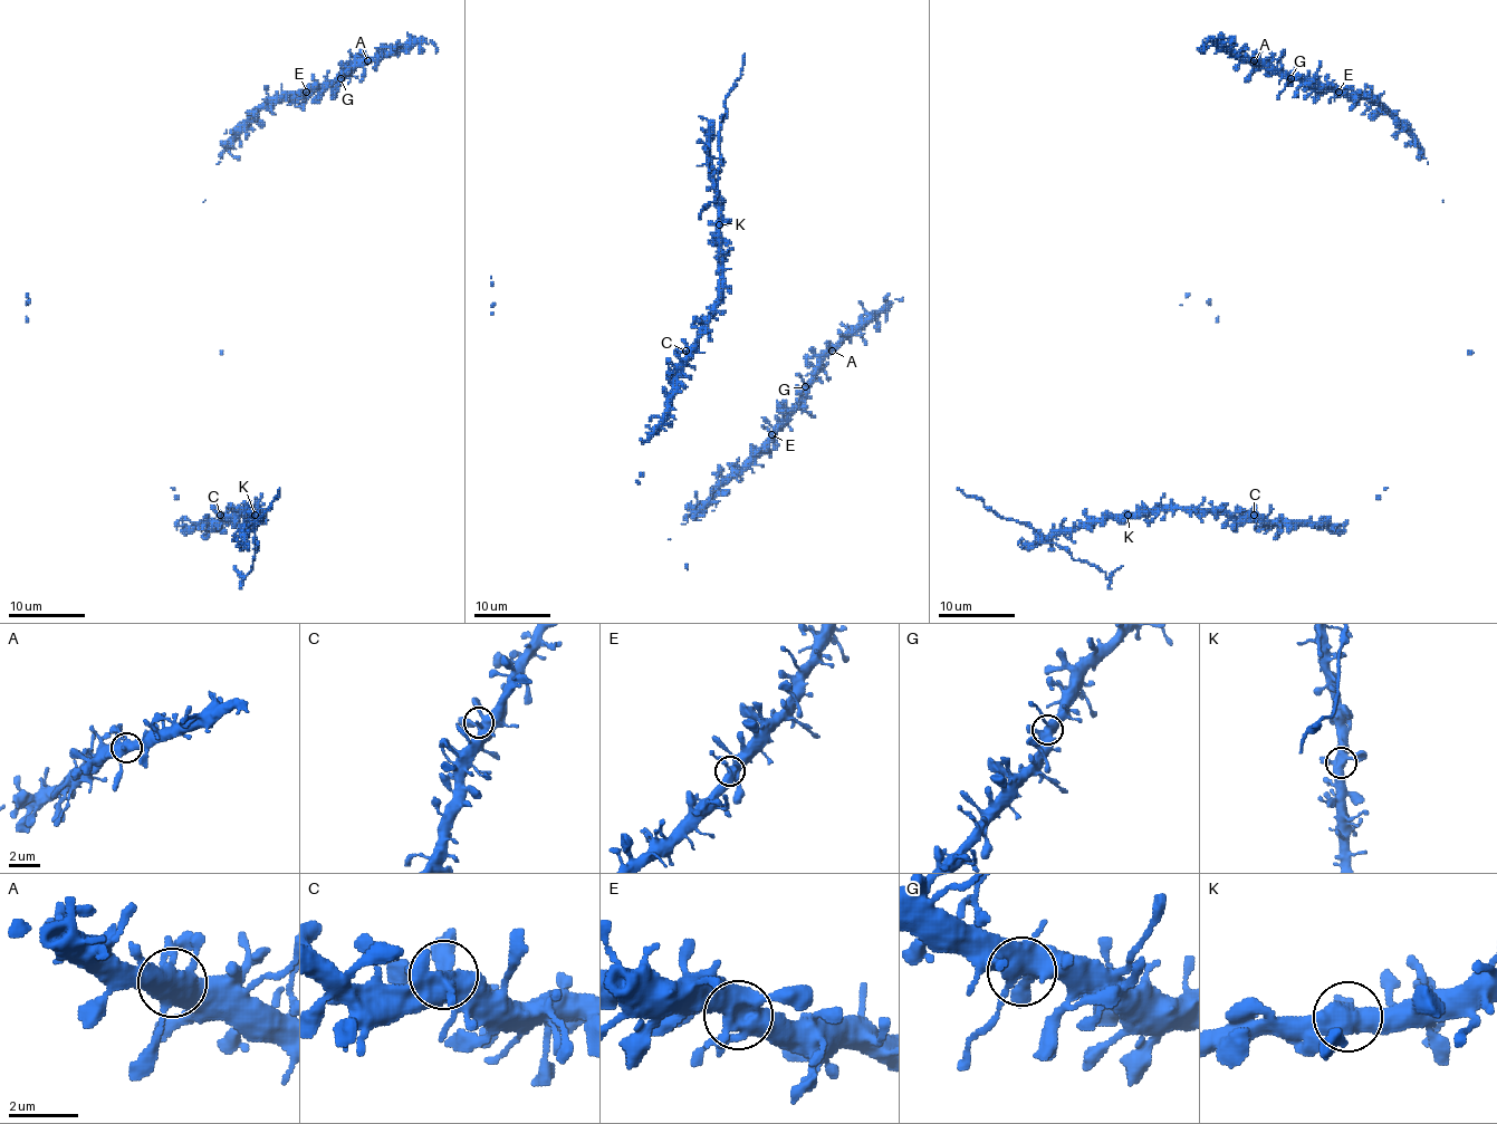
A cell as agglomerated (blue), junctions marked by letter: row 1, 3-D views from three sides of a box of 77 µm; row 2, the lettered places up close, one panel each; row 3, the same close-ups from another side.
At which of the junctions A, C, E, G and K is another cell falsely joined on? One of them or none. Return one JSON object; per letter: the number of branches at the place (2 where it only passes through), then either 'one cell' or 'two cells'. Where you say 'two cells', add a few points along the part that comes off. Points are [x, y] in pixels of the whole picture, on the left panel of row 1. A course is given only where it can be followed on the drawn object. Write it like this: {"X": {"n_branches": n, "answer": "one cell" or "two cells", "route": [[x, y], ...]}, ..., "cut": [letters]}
{"A": {"n_branches": 4, "answer": "one cell"}, "C": {"n_branches": 5, "answer": "one cell"}, "E": {"n_branches": 5, "answer": "one cell"}, "G": {"n_branches": 5, "answer": "one cell"}, "K": {"n_branches": 4, "answer": "one cell"}, "cut": []}

